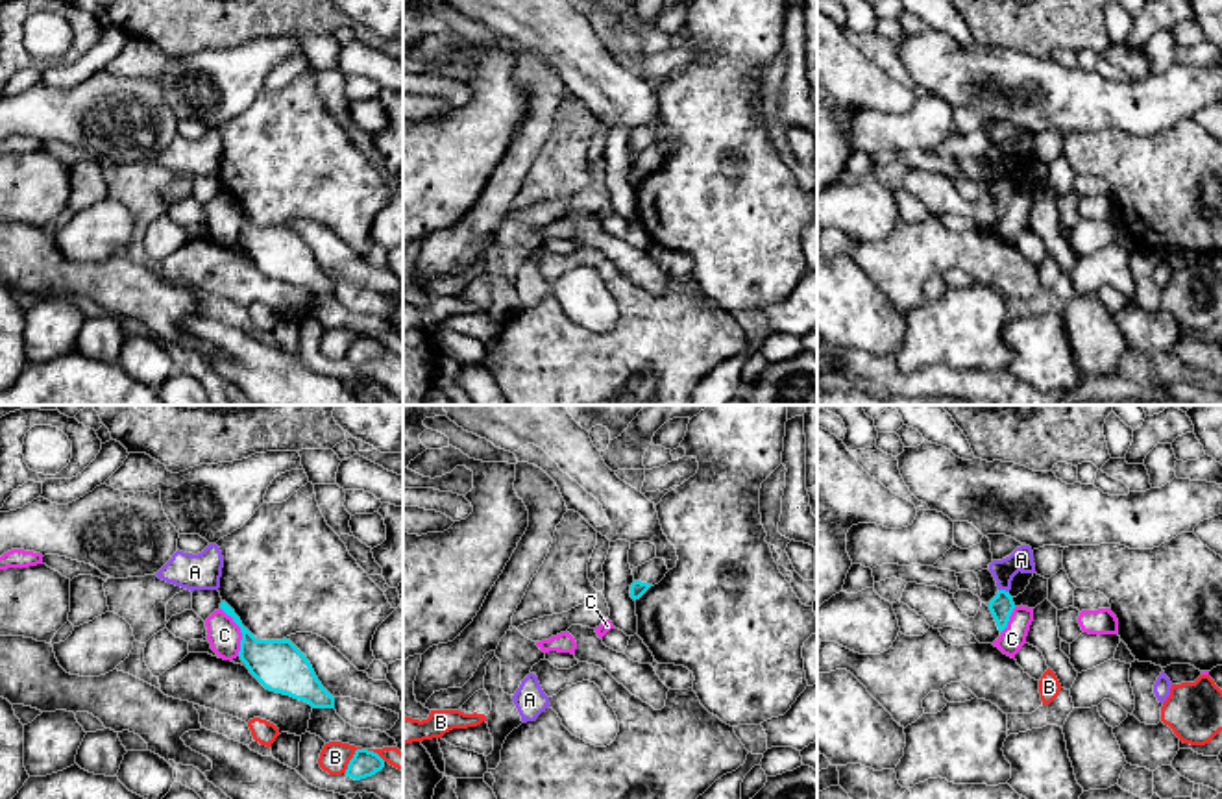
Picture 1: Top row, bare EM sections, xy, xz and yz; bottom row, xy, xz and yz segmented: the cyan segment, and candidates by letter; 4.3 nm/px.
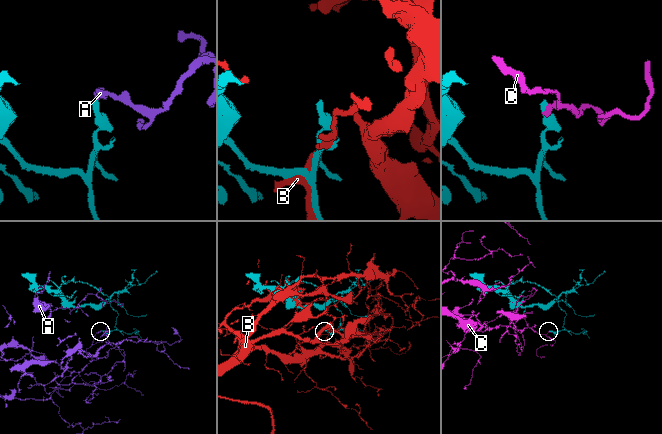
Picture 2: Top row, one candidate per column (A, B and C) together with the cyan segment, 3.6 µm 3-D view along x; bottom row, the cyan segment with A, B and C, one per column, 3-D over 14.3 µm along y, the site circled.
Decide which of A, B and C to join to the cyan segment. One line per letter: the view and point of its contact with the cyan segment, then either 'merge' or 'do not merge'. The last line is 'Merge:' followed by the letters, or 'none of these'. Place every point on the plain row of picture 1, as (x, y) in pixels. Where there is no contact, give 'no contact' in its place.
A: meets cyan in yz at (1004, 176); do not merge
B: meets cyan in xy at (352, 344); do not merge
C: meets cyan in xy at (241, 217); do not merge
Merge: none of these

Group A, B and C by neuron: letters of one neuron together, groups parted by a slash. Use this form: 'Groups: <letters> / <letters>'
Groups: A / B / C

